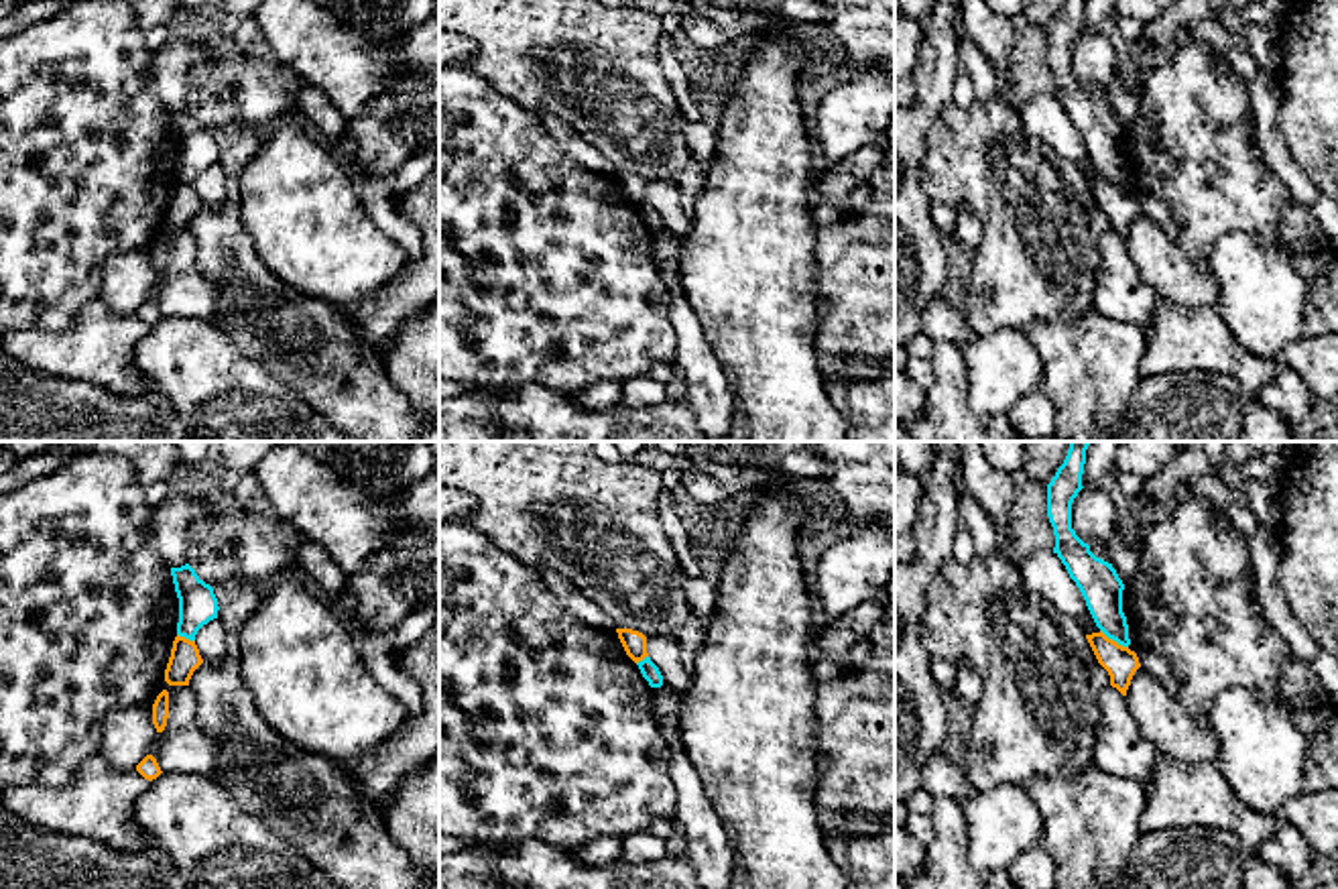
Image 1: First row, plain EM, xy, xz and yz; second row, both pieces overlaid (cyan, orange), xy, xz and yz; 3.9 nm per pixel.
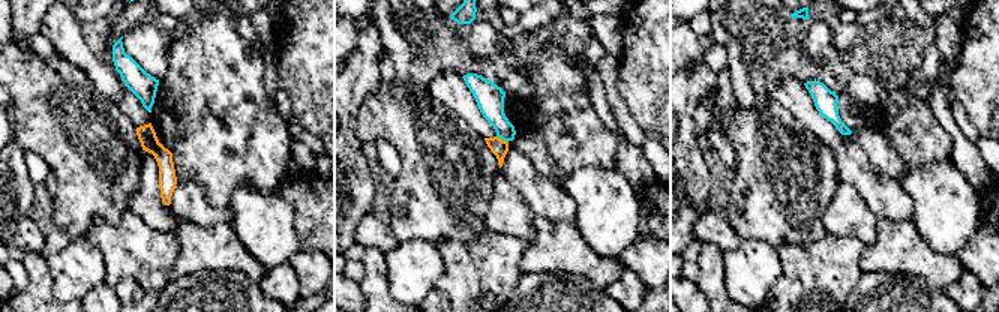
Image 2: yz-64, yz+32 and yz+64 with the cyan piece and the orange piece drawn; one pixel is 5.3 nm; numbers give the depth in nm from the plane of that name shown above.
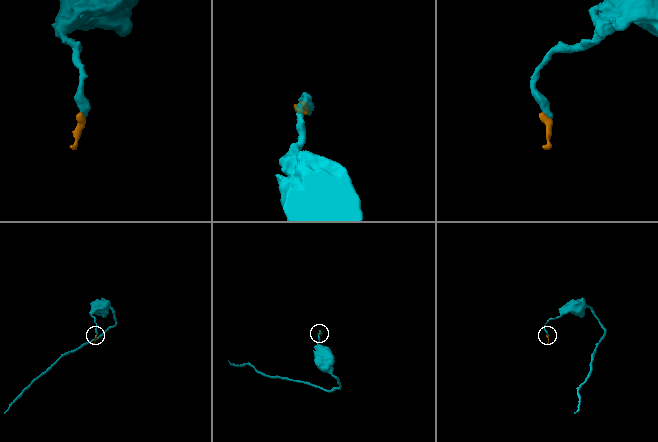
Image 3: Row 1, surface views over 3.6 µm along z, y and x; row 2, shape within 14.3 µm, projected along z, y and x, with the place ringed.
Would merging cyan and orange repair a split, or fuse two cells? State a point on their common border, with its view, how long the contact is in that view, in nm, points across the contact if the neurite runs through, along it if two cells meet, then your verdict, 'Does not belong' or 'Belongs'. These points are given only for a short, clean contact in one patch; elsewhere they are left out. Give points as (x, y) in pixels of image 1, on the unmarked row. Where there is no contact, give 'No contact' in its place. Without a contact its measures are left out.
Touches cyan at yz (1115, 184). Shared border 130 nm. Boundary: yz (1101, 173), (1127, 192). Does not belong

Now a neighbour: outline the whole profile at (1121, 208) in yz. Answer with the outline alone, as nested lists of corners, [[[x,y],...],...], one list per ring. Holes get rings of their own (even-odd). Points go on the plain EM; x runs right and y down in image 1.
[[[1102,175],[1086,179],[1086,183],[1098,208],[1108,216],[1110,230],[1116,232],[1122,240],[1127,240],[1131,224],[1141,212],[1137,197],[1108,183]]]

